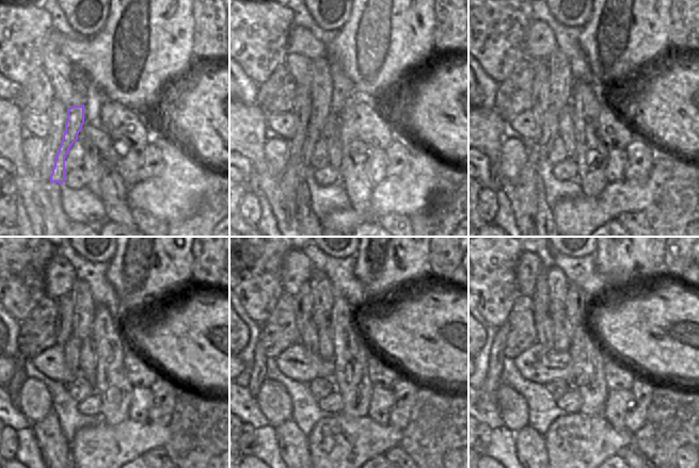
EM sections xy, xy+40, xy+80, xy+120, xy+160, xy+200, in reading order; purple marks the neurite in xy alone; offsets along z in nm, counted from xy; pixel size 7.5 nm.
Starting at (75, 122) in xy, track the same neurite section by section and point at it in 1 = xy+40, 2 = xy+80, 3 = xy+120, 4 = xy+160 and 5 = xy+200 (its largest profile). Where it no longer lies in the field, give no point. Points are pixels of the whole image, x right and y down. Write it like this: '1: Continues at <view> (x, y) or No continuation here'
1: Continues at xy+40 (321, 89)
2: Continues at xy+80 (560, 77)
3: Continues at xy+120 (83, 305)
4: Continues at xy+160 (321, 289)
5: Continues at xy+200 (557, 281).

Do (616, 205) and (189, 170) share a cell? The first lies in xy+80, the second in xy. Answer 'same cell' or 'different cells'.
same cell

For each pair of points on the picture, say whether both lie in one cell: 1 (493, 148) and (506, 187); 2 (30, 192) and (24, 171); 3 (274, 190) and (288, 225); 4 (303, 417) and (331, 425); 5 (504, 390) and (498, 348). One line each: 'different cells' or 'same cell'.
1: same cell
2: same cell
3: same cell
4: different cells
5: different cells

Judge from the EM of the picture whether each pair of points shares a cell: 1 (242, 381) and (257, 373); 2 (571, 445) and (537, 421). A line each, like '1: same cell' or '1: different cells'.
1: different cells
2: different cells

